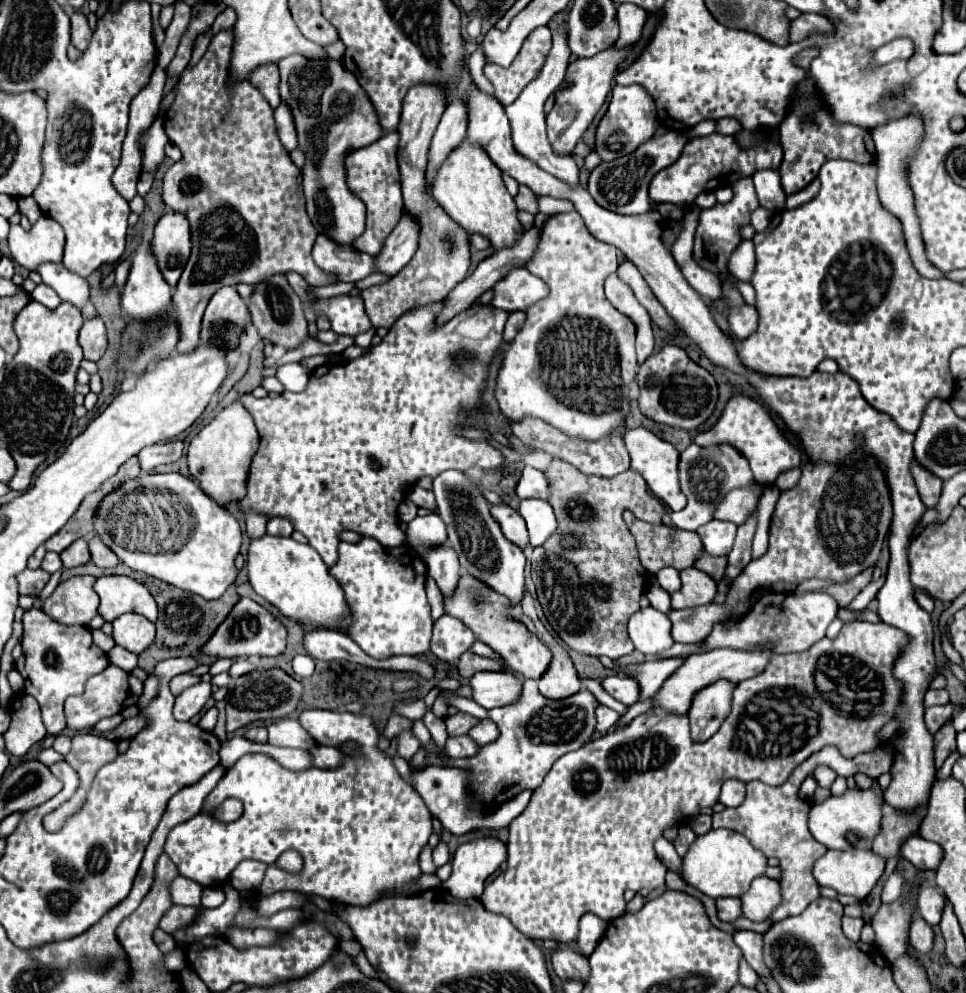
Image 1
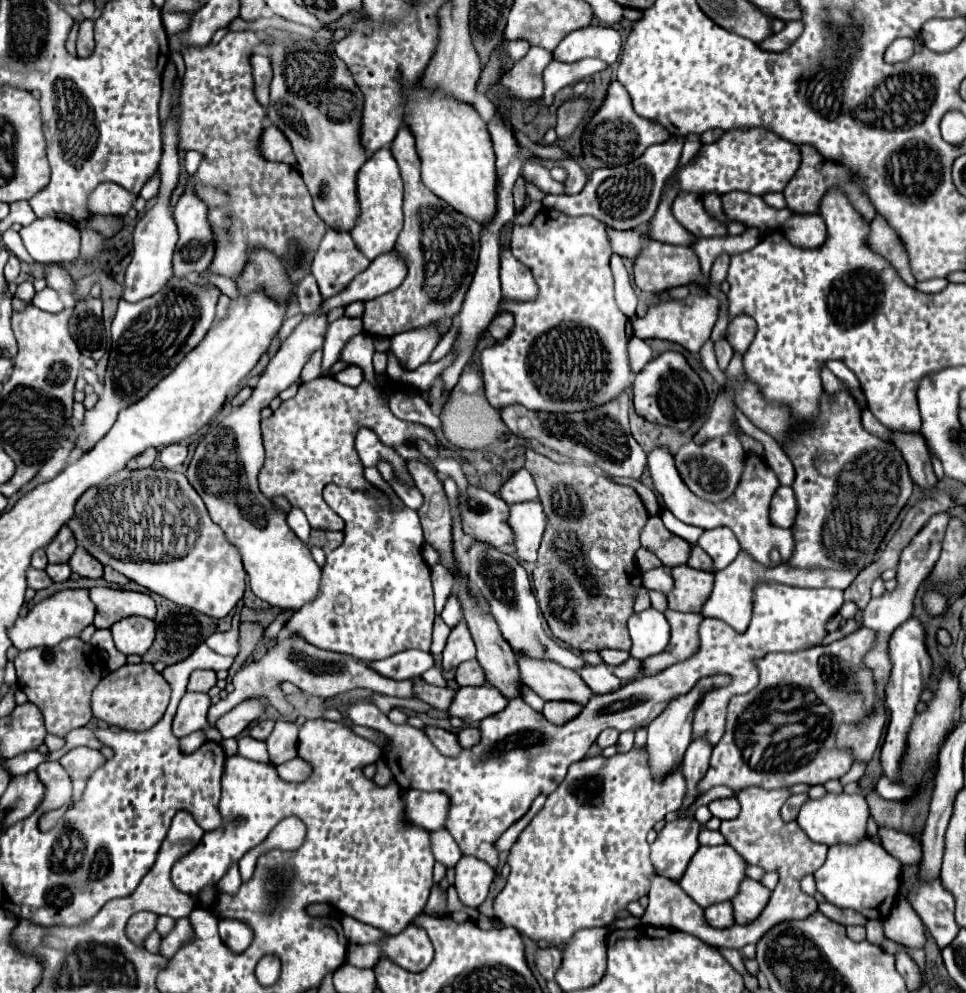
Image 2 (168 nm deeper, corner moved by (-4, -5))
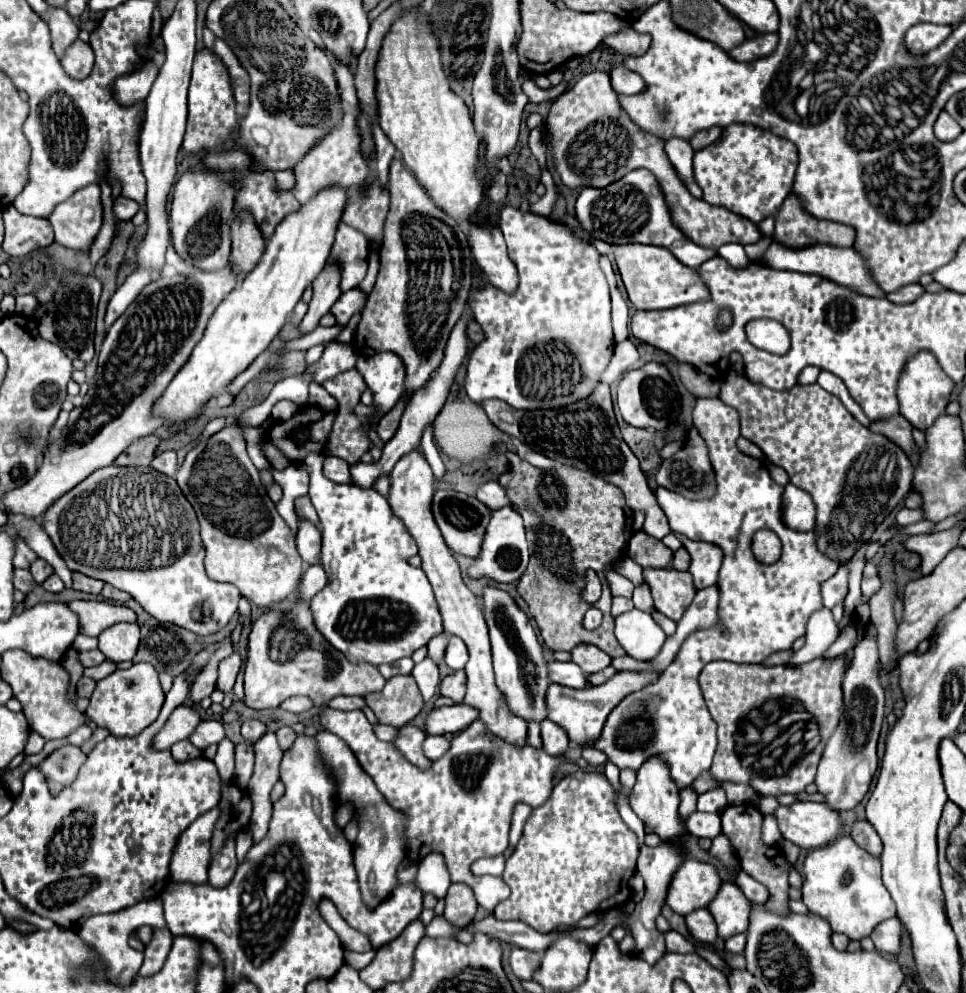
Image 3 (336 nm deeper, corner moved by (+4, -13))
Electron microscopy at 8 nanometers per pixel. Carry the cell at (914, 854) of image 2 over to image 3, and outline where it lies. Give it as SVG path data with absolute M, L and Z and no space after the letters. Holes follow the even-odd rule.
M855 822L853 826L851 826L851 836L855 838L855 842L861 846L861 848L865 848L869 854L873 854L873 856L881 856L881 852L883 852L883 842L881 842L881 838L879 838L879 834L875 832L875 828L871 828L871 824L867 824L867 822Z

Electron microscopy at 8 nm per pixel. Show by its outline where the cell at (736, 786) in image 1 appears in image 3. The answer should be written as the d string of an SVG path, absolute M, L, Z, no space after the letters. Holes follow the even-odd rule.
M693 812L687 818L687 830L697 838L715 838L721 832L721 816L711 812Z

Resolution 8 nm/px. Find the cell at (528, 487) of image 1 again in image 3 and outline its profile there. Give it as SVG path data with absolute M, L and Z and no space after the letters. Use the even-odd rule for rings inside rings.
M485 482L479 490L477 490L477 498L489 508L489 510L499 510L503 506L511 506L511 500L507 496L507 490L497 482Z

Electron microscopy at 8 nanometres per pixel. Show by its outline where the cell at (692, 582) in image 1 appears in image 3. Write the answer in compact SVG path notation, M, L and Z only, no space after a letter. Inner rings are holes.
M649 568L643 570L643 576L645 582L649 582L651 586L655 608L673 622L677 622L697 592L691 574L673 568L665 568L665 570Z

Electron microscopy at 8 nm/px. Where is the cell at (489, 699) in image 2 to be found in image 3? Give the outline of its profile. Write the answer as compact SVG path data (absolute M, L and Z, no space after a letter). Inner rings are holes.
M467 704L441 706L429 712L425 720L425 732L427 734L455 734L465 730L477 718L479 718L477 708Z

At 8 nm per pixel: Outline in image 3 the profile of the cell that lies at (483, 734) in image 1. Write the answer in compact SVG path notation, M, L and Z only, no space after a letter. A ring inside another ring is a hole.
M429 736L423 744L423 748L425 748L423 752L427 756L431 756L431 760L439 760L449 750L449 746L451 746L451 742L445 736Z

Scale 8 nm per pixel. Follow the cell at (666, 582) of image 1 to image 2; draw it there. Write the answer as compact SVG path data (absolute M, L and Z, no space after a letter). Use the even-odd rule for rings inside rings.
M665 566L647 570L641 574L641 578L643 578L643 586L647 590L659 590L665 594L671 590L671 576L669 576L669 570Z

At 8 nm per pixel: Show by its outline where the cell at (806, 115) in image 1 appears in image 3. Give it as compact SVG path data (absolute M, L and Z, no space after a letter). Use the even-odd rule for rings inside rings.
M791 192L775 214L773 238L789 248L803 248L817 242L853 246L855 228L831 220L815 220L815 216L805 212L799 196Z

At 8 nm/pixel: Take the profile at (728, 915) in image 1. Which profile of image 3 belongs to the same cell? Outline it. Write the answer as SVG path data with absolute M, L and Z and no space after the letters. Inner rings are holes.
M707 908L691 912L685 918L685 922L687 922L689 932L701 942L715 942L719 938L717 936L717 924L715 924L715 920Z

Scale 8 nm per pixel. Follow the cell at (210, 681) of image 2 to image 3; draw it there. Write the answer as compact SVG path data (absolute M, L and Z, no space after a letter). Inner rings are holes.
M229 638L223 640L221 648L213 654L213 658L199 670L197 678L193 680L193 686L191 686L191 702L193 704L199 704L203 698L207 698L213 690L215 690L215 680L217 680L217 664L221 660L221 656L229 656L231 654L231 642Z

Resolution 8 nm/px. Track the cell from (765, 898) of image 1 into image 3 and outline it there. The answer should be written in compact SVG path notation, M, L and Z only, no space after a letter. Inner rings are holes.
M725 882L719 888L719 894L715 896L715 900L711 902L709 912L717 920L719 938L727 940L727 938L747 930L749 914L751 914L751 902L737 888L737 884Z

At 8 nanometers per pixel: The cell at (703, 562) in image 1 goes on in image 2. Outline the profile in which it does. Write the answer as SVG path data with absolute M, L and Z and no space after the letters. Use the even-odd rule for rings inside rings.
M693 546L691 548L691 554L689 554L689 560L687 560L689 566L693 568L701 568L701 570L711 570L711 558L699 548L699 546Z

